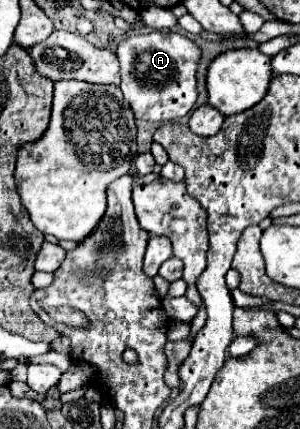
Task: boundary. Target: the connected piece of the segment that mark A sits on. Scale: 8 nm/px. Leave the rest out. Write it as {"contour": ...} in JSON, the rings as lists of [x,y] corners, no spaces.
{"contour":[[[133,32],[117,48],[121,62],[121,84],[125,100],[131,104],[137,120],[171,122],[183,118],[197,100],[195,70],[201,50],[193,40],[169,32]]]}

